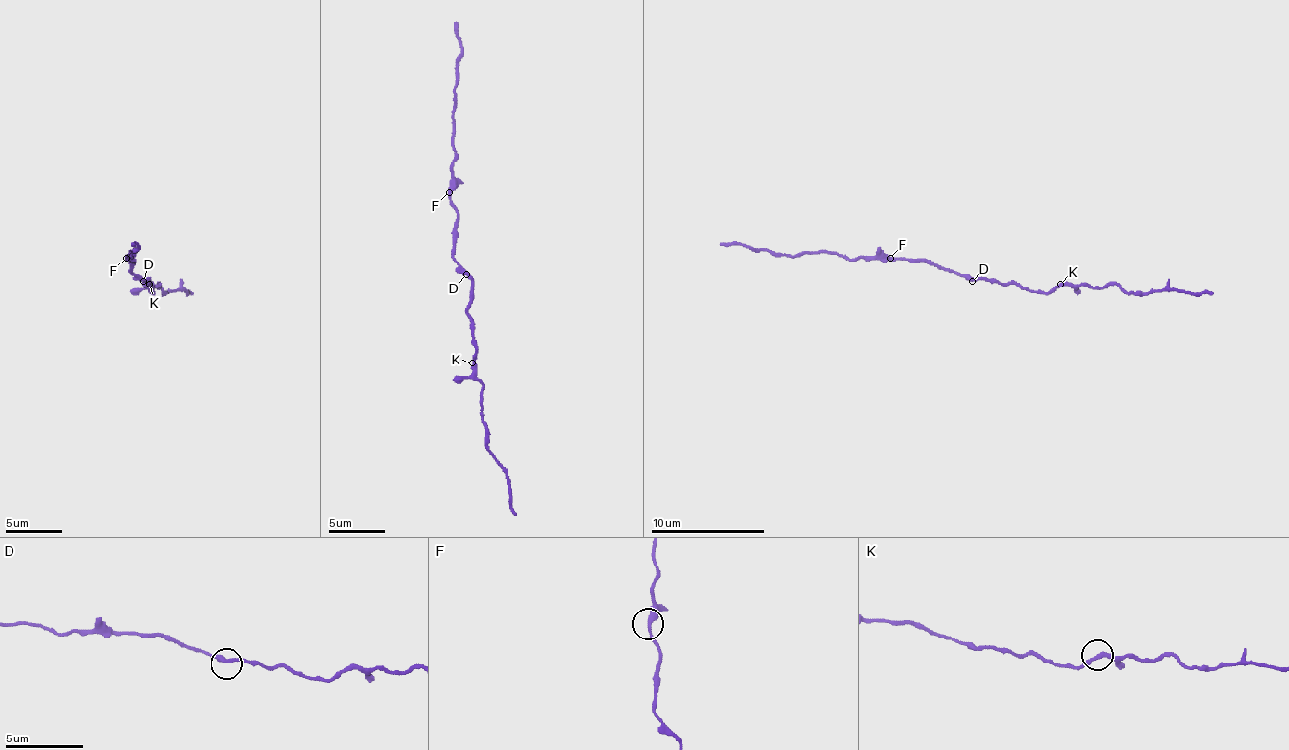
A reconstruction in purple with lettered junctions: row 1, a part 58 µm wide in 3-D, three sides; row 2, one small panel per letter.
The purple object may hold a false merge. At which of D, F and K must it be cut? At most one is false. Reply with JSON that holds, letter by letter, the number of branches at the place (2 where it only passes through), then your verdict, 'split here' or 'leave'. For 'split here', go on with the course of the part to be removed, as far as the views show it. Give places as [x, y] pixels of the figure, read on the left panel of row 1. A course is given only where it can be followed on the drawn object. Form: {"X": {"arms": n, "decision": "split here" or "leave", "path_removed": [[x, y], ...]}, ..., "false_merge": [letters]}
{"D": {"arms": 2, "decision": "leave"}, "F": {"arms": 2, "decision": "leave"}, "K": {"arms": 2, "decision": "leave"}, "false_merge": []}

